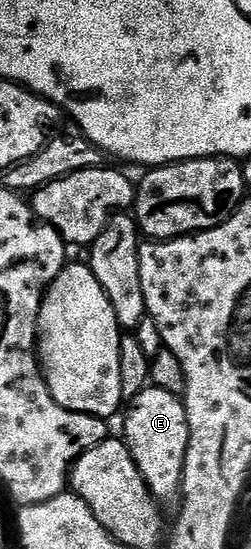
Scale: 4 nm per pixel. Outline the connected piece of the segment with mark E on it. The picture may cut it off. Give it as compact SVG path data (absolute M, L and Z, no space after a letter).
M147 386L136 399L129 401L125 412L126 421L122 424L121 435L148 490L159 502L170 500L173 496L175 499L182 490L182 475L190 437L185 403L179 397L168 394L168 390Z

